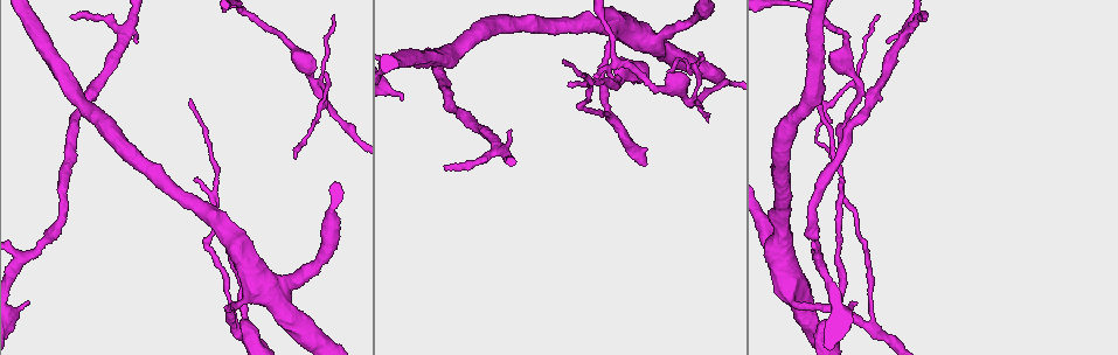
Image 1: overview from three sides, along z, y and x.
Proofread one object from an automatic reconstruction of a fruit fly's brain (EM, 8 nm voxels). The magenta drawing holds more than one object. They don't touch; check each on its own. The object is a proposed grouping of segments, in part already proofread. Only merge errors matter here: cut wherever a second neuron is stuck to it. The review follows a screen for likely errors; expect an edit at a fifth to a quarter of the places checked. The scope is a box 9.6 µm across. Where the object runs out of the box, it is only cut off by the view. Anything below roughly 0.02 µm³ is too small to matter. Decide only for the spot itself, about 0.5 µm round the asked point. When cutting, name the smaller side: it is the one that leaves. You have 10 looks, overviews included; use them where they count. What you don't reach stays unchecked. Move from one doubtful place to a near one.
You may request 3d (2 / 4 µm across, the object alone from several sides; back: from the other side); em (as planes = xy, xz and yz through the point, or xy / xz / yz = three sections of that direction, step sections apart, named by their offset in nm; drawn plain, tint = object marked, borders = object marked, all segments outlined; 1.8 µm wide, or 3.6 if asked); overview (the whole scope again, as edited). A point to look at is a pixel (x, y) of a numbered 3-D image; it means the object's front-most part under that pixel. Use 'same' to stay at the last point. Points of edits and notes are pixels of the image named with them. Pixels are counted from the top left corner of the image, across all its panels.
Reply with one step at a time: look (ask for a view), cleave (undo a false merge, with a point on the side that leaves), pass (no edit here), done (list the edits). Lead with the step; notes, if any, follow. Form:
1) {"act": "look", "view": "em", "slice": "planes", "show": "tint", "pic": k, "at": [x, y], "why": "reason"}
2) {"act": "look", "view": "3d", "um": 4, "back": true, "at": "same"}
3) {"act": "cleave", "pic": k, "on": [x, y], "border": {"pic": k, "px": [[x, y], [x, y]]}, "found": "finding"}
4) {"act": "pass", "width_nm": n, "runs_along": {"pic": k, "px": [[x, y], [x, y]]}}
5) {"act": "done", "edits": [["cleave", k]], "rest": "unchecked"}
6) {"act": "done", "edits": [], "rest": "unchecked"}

{"act": "look", "view": "3d", "um": 4, "pic": 1, "at": [233, 326], "why": "three-way junction"}

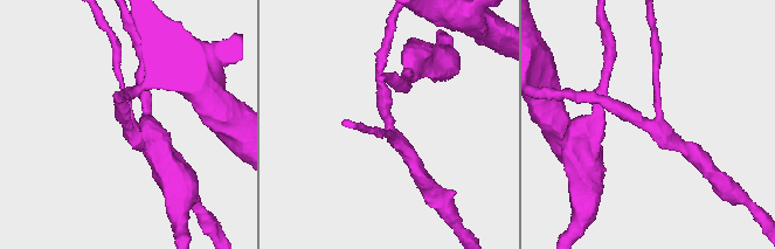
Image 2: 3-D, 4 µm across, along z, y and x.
{"act": "look", "view": "em", "slice": "planes", "show": "borders", "pic": 2, "at": [391, 133], "arms": 3, "why": "shape alone is not enough"}

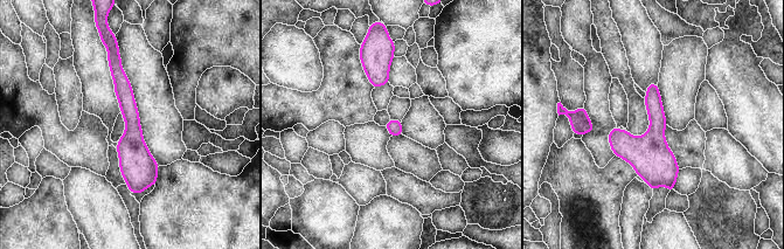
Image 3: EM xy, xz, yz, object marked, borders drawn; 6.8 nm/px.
{"act": "pass", "runs_along": {"pic": 3, "px": [[112, 55], [132, 119], [138, 189]]}, "found": "one neuron here"}

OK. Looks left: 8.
{"act": "look", "view": "em", "um": 3.6, "slice": "planes", "show": "tint", "pic": 1, "at": [494, 145], "why": "three-way junction"}

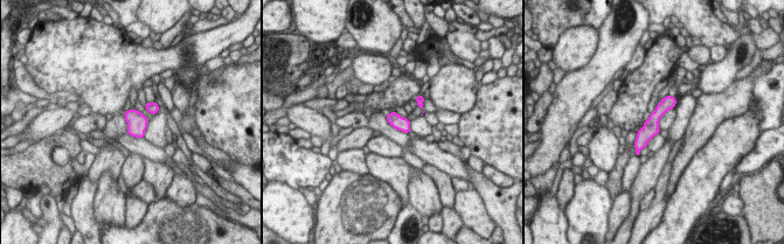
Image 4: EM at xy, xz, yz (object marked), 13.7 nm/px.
{"act": "pass", "runs_along": {"pic": 4, "px": [[672, 99], [654, 117], [638, 147]]}, "found": "continuous, no second neuron"}

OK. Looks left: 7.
{"act": "look", "view": "em", "slice": "planes", "show": "borders", "pic": 1, "at": [857, 78], "why": "abrupt turn"}

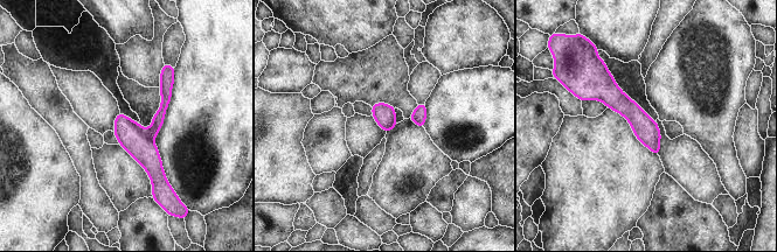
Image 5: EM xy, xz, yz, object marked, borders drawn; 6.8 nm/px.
{"act": "cleave", "pic": 5, "on": [158, 119], "width_nm": 150, "border": {"pic": 5, "px": [[146, 131], [153, 140]]}, "found": "a second neuron is stuck on"}

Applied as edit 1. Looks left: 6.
{"act": "look", "view": "overview"}

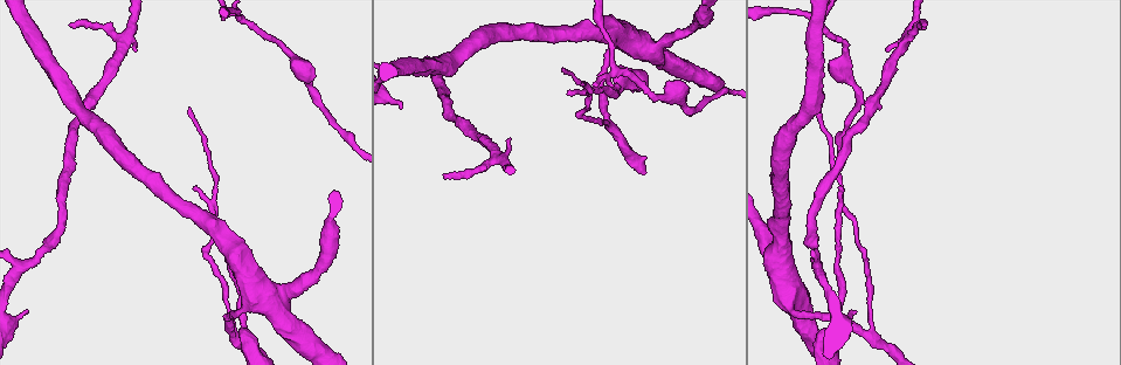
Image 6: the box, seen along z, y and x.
{"act": "look", "view": "3d", "um": 2, "pic": 6, "at": [615, 68]}

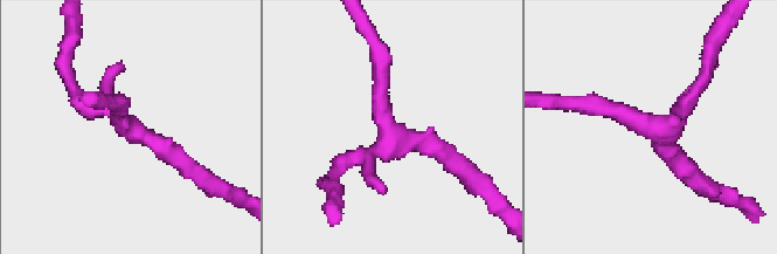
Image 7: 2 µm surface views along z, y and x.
{"act": "look", "view": "em", "slice": "xz", "step": 4, "show": "tint", "pic": 7, "at": [398, 138], "why": "shape alone is not enough"}

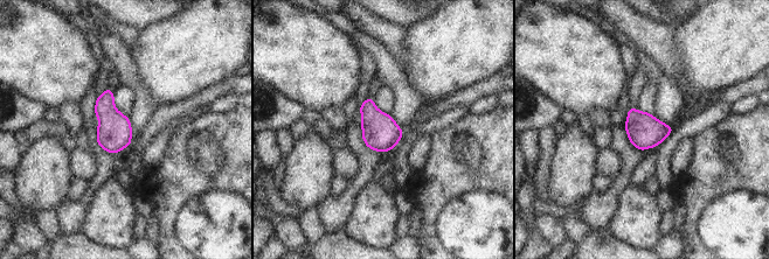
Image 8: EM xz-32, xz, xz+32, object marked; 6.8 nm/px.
{"act": "pass", "found": "all the same neuron"}

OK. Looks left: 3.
{"act": "done", "edits": [["cleave", 5]], "rest": "unchecked"}

